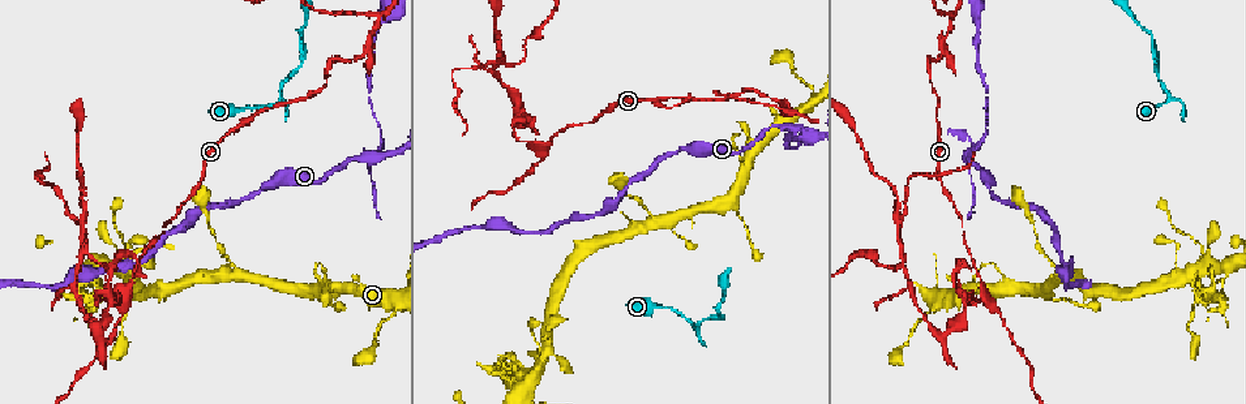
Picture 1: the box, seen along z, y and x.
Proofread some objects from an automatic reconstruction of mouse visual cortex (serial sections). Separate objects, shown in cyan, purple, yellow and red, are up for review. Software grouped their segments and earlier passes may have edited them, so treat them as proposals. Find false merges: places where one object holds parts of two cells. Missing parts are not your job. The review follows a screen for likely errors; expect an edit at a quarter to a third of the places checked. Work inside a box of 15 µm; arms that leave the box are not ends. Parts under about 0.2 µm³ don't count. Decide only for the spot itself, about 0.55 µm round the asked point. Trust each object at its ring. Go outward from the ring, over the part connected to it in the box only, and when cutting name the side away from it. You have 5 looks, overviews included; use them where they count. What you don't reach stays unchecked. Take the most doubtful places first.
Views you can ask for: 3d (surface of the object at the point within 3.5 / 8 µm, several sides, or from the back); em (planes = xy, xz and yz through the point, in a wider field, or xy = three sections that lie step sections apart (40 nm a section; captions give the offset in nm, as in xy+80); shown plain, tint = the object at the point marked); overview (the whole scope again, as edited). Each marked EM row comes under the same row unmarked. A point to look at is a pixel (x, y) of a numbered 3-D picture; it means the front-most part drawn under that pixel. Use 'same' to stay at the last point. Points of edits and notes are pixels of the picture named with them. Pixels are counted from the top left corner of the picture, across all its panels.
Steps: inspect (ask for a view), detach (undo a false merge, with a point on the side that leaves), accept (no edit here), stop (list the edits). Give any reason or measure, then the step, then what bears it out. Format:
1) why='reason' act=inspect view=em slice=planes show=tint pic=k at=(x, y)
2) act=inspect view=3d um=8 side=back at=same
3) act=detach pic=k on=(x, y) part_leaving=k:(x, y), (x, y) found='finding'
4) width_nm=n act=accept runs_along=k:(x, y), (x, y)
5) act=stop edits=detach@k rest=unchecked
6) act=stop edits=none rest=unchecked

why='three arms meet' act=inspect view=3d um=8 pic=1 at=(789, 129)

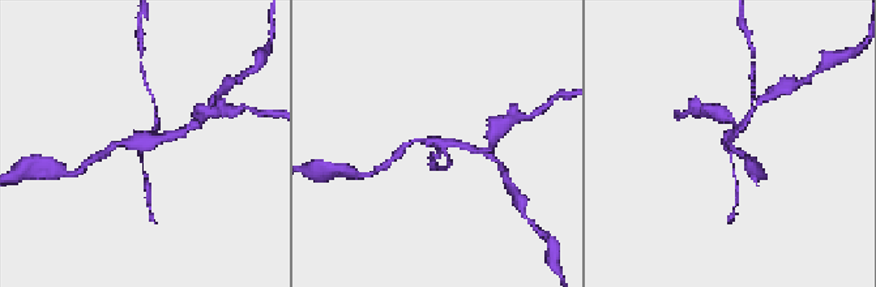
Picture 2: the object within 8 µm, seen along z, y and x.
act=inspect view=em slice=xy step=2 show=tint pic=2 at=(146, 143)

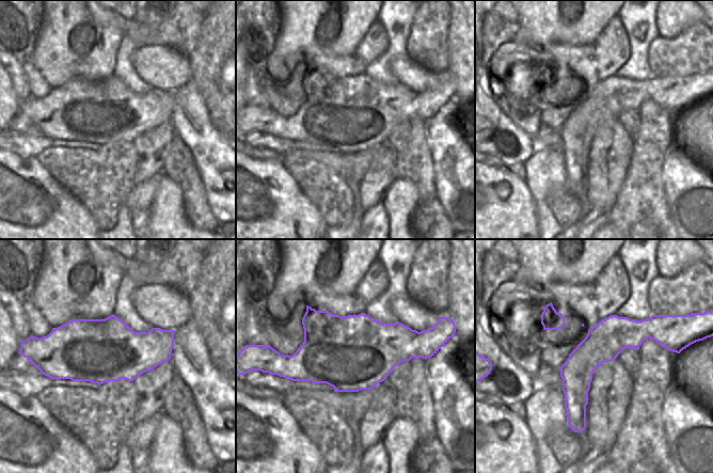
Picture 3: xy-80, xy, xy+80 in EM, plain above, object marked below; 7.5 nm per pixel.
act=detach pic=2 on=(157, 119) part_leaving=2:(734, 137), (751, 115), (752, 93) found='two cells meet here'

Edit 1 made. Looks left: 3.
why='see it whole again' act=inspect view=overview

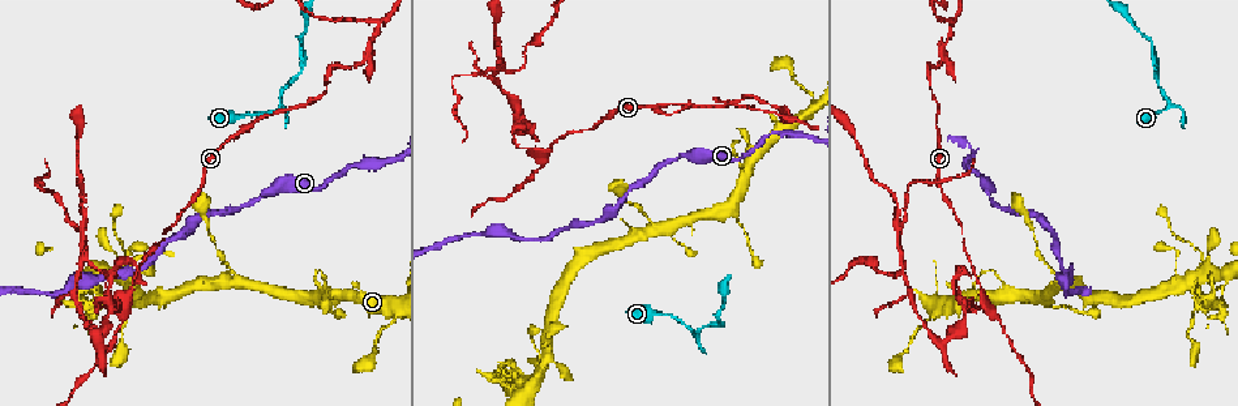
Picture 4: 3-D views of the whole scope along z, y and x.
why='abrupt turn' act=inspect view=3d um=3.5 pic=4 at=(324, 85)

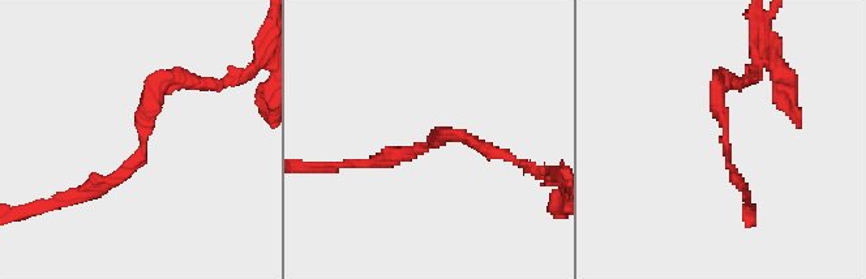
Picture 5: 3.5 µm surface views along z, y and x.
arm_widths_nm=150,150 act=inspect view=em slice=xy step=3 show=tint pic=5 at=(724, 131)

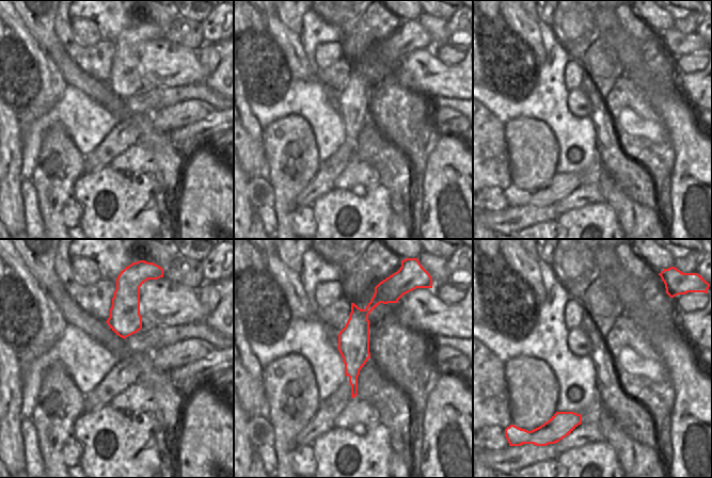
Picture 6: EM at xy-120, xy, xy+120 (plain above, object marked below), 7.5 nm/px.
width_nm=240 act=accept runs_along=6:(378, 292), (358, 320), (353, 394) found='continuous, no second cell'

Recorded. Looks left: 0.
act=stop edits=detach@2 rest=unchecked

